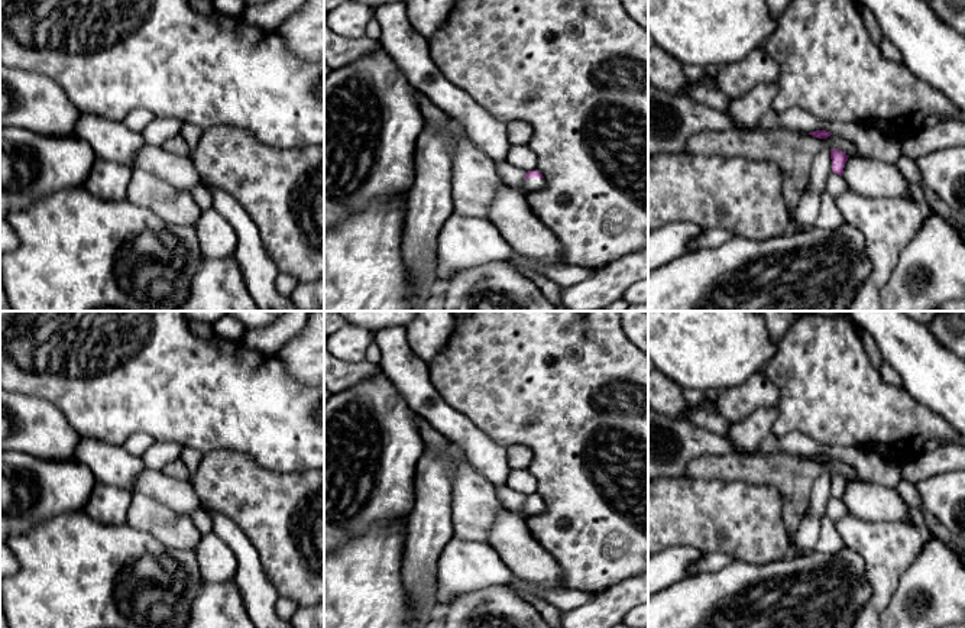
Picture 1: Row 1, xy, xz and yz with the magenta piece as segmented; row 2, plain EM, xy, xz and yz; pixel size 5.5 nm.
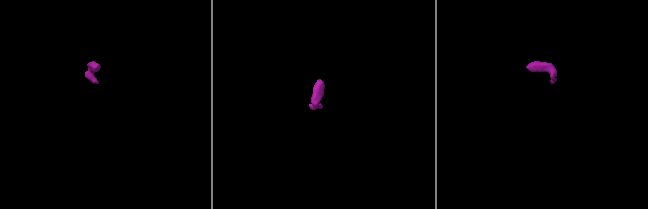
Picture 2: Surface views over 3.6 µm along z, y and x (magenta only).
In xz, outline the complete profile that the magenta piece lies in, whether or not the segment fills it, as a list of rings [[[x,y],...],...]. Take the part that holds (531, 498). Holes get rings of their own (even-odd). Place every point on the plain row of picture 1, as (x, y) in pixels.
[[[535,493],[535,495],[528,495],[525,498],[525,506],[524,506],[524,511],[528,514],[528,515],[541,515],[545,512],[545,504],[543,501],[543,498]]]

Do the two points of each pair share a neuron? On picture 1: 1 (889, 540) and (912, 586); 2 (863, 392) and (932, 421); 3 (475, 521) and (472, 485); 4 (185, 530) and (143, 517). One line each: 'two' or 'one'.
1: two
2: one
3: one
4: one

